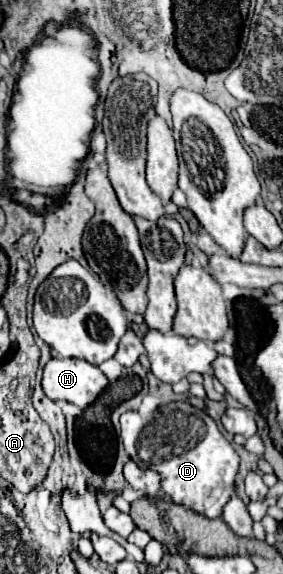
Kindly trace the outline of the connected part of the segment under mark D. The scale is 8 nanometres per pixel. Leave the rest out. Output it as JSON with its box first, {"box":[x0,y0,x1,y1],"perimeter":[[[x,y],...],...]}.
{"box":[120,402,238,518],"perimeter":[[[172,402],[156,412],[150,412],[146,416],[130,410],[120,416],[120,426],[122,426],[122,440],[124,440],[124,450],[128,456],[142,468],[156,470],[162,478],[162,492],[170,496],[172,502],[190,508],[198,514],[204,514],[208,518],[218,518],[224,502],[234,492],[234,480],[238,474],[238,454],[232,448],[232,444],[220,434],[216,422],[204,412],[194,408],[188,402]]]}

